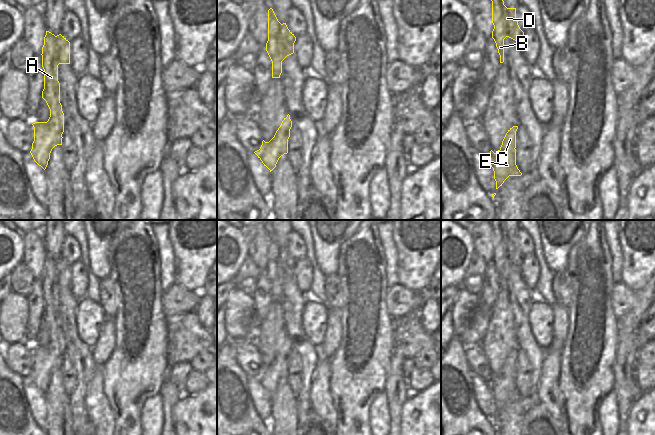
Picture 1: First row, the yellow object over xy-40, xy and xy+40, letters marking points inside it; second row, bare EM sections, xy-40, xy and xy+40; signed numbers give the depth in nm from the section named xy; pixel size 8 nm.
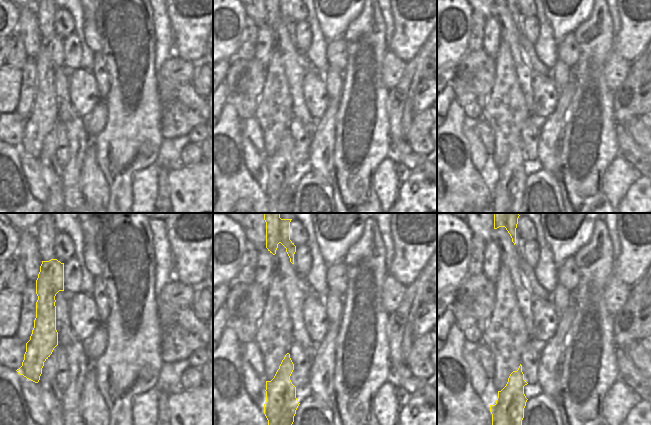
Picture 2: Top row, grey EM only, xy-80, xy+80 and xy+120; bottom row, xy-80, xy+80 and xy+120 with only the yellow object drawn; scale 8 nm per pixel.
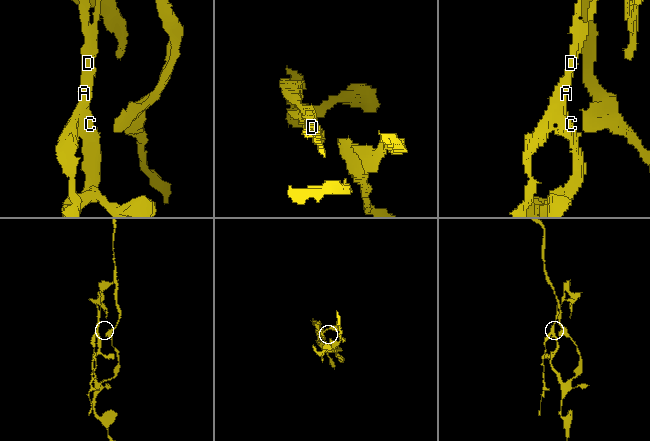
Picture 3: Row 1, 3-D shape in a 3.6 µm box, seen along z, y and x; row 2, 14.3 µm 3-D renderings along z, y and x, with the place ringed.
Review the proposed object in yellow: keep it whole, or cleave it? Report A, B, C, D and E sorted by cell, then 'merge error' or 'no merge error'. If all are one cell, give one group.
A B C D / E | merge error

